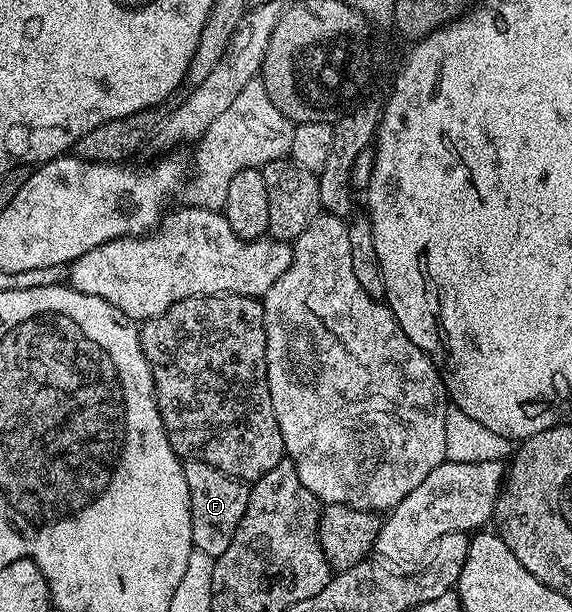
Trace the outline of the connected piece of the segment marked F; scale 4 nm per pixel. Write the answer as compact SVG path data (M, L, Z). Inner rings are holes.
M182 461L182 470L184 483L188 483L194 548L216 559L224 555L224 551L228 551L232 535L236 535L236 527L240 527L240 519L244 519L250 485L236 477L229 477L216 467L208 467L208 463L199 461Z

